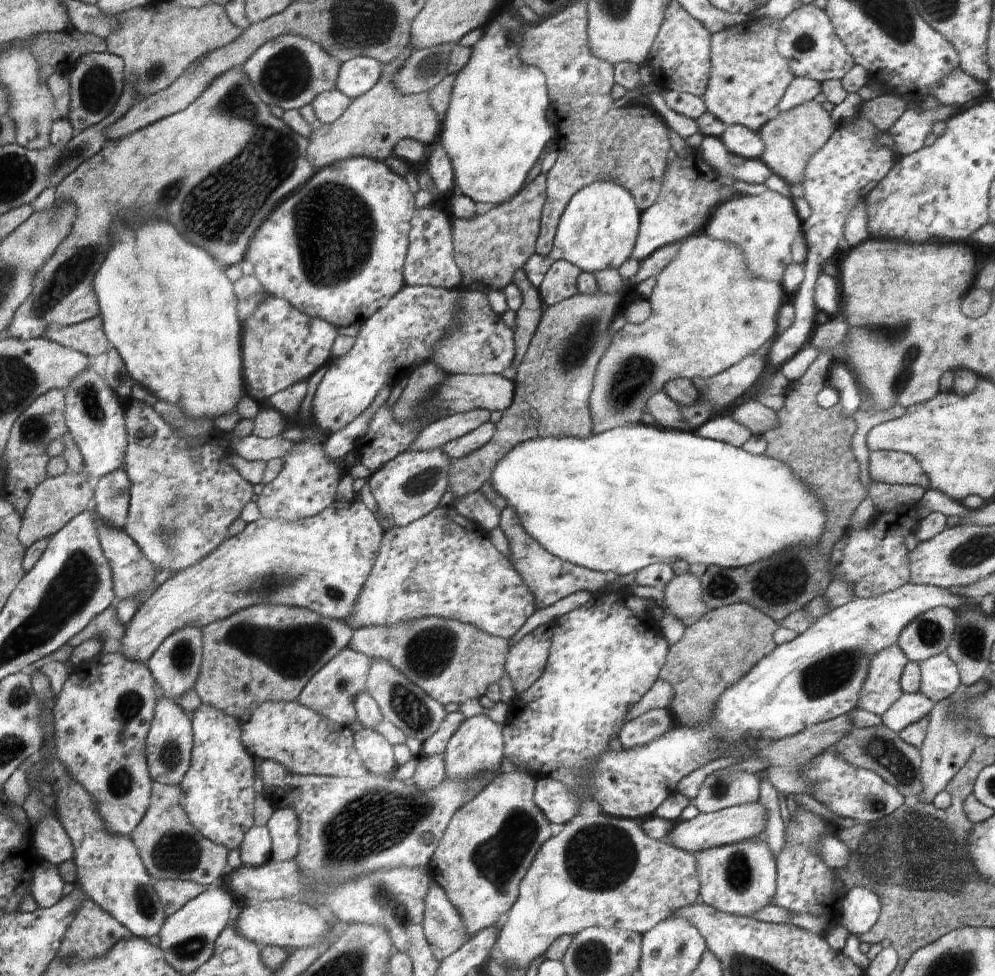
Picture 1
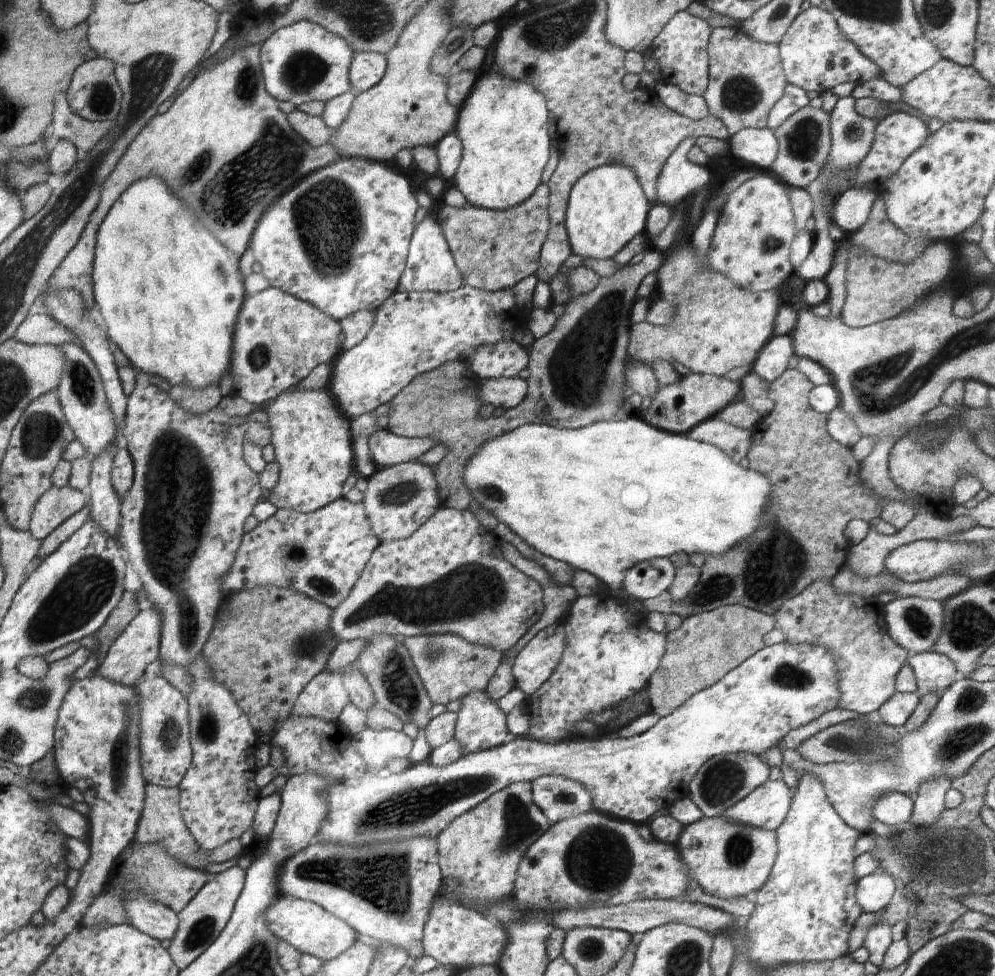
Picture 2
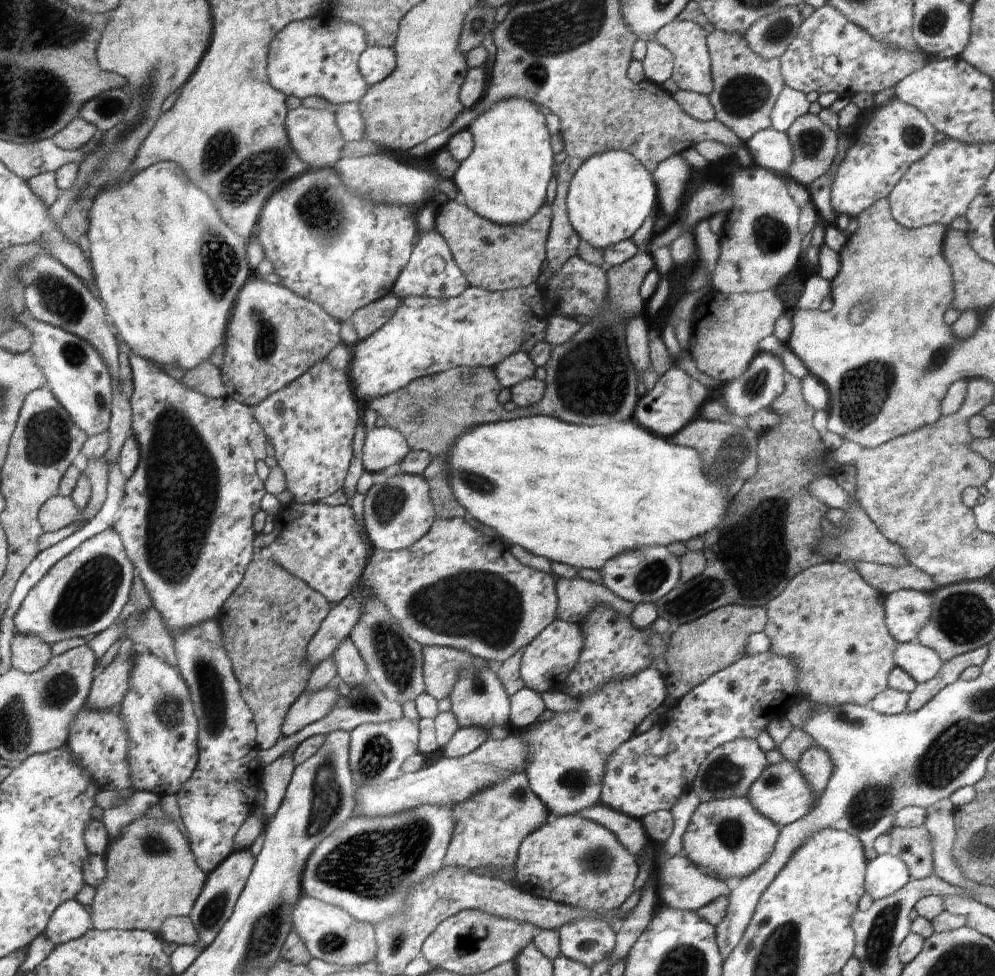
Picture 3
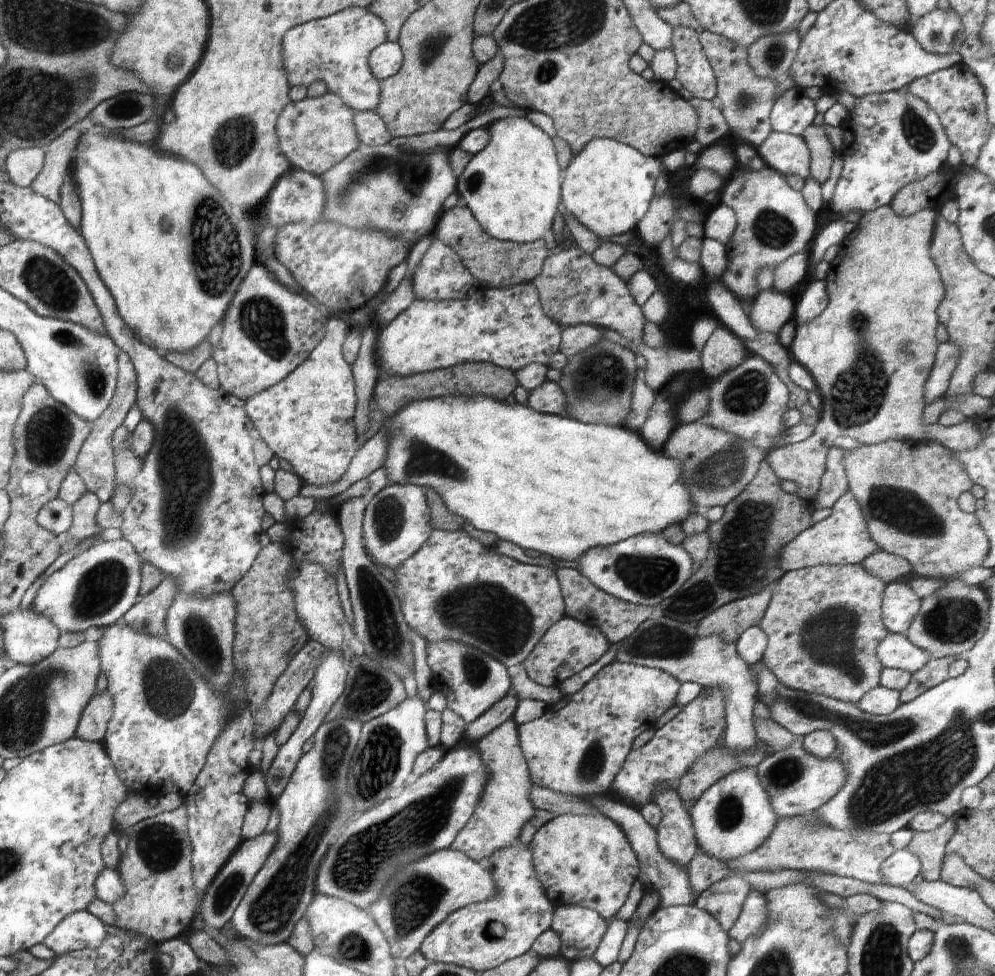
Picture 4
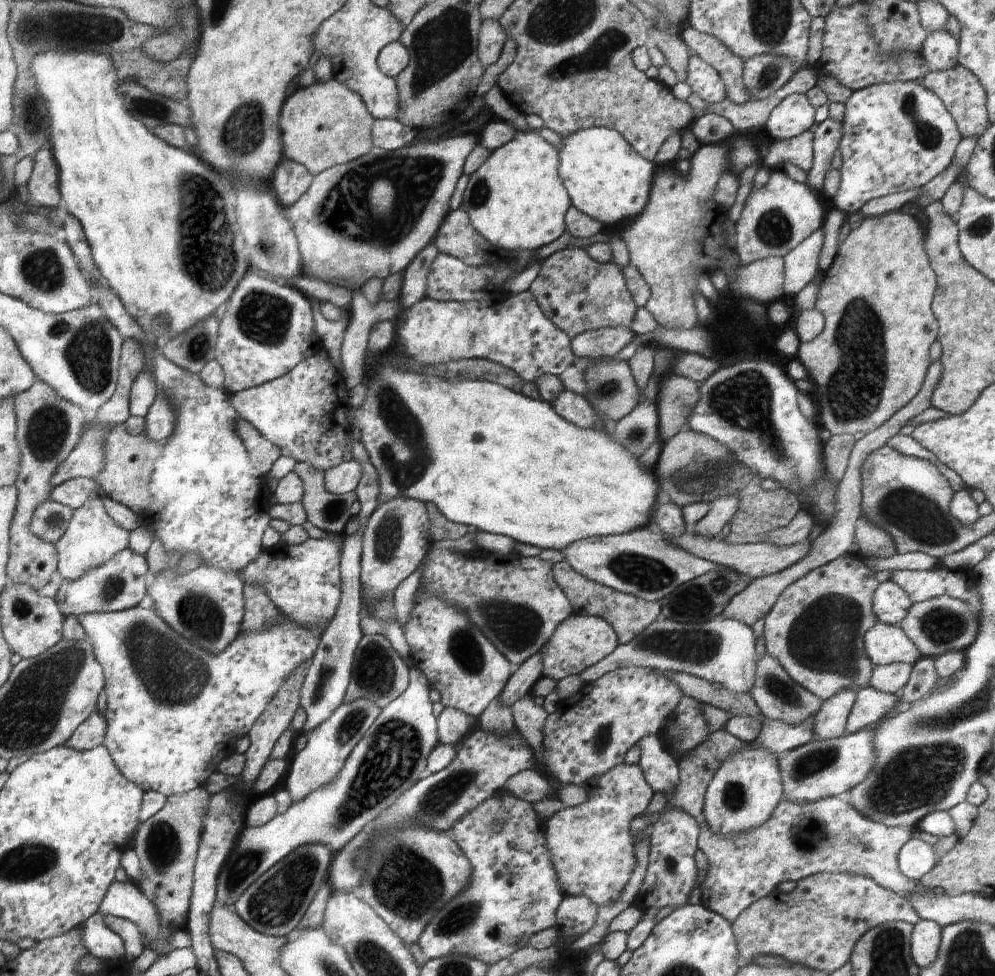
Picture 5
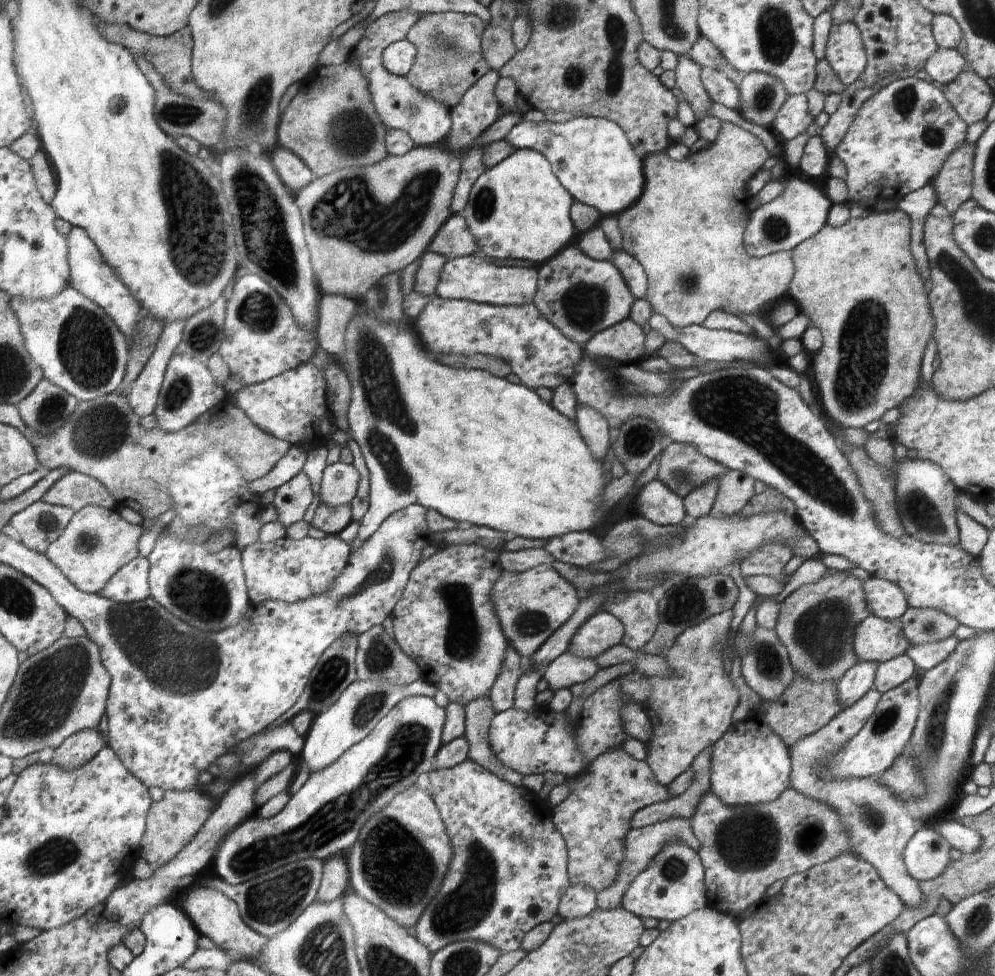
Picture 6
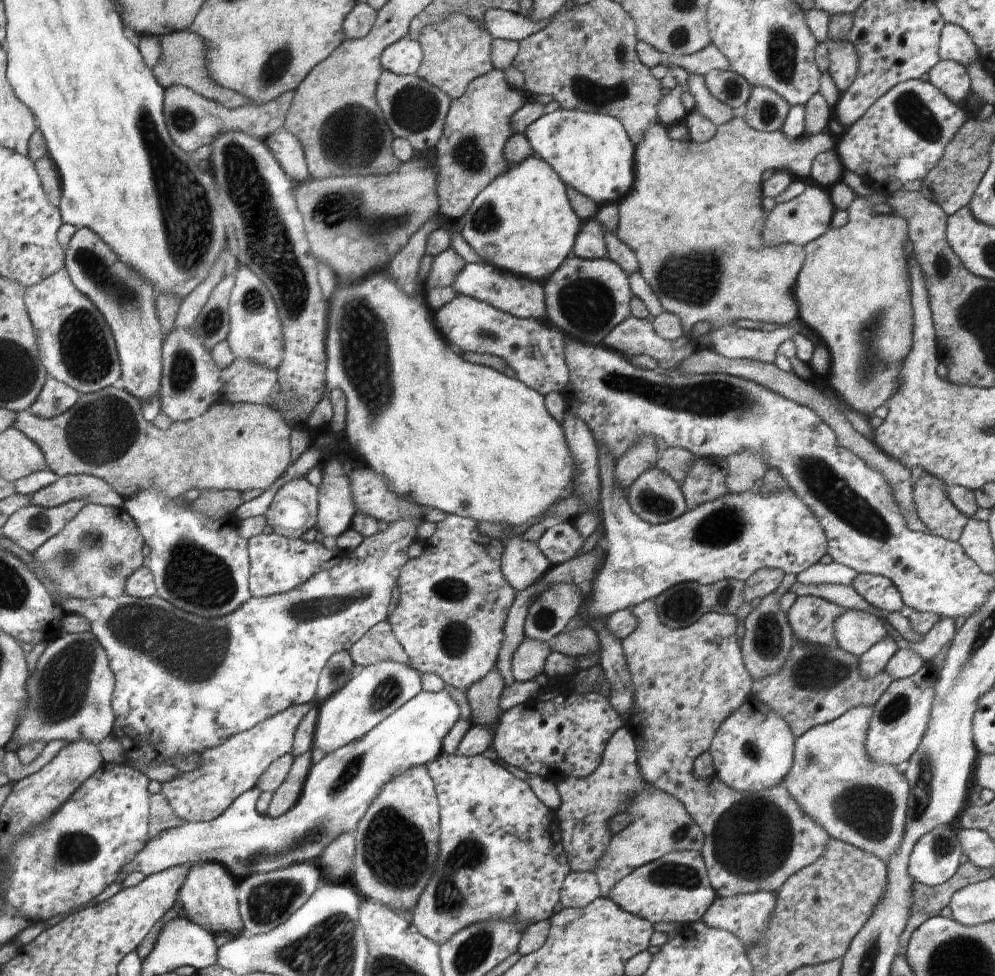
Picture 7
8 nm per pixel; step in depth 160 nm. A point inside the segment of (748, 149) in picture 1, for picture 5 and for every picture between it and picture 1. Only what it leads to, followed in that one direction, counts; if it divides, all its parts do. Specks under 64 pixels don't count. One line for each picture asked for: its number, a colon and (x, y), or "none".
2: (759, 147)
3: (772, 150)
4: (787, 153)
5: (798, 151)

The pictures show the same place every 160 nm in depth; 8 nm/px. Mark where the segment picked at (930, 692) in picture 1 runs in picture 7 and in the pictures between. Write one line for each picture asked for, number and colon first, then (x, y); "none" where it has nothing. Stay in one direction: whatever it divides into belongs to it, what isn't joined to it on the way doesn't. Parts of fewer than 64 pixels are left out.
2: (934, 673)
3: (921, 663)
4: (896, 651)
5: (885, 644)
6: (877, 640)
7: (856, 631)

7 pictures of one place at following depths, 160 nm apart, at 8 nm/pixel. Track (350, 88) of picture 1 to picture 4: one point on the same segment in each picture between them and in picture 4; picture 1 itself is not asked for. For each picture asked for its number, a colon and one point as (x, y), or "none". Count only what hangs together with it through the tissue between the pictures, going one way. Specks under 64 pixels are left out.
2: (368, 69)
3: (378, 63)
4: (386, 60)

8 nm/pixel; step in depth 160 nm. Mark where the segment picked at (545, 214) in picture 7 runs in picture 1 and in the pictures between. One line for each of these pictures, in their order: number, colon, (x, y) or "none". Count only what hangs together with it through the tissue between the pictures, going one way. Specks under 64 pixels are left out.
1: (495, 130)
2: (503, 124)
3: (505, 179)
4: (512, 188)
5: (516, 200)
6: (519, 209)

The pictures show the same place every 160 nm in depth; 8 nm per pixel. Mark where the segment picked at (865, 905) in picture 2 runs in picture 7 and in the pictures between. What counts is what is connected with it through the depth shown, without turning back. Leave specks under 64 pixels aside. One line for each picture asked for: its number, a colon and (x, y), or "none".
3: (886, 874)
4: (903, 867)
5: (917, 857)
6: (927, 854)
7: (935, 858)

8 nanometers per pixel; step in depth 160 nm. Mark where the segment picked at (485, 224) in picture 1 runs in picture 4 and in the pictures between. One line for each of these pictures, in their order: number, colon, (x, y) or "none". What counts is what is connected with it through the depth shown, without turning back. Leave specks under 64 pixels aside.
2: (493, 249)
3: (497, 258)
4: (496, 263)

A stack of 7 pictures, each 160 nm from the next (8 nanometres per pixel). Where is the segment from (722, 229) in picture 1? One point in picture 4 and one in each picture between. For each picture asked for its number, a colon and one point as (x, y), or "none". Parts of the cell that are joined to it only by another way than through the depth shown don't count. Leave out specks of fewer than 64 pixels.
2: (752, 243)
3: (760, 243)
4: (774, 221)

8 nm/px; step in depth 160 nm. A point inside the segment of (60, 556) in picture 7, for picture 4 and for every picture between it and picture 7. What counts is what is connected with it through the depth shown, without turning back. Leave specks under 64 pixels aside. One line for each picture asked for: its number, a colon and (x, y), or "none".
4: (85, 511)
5: (93, 538)
6: (98, 542)

